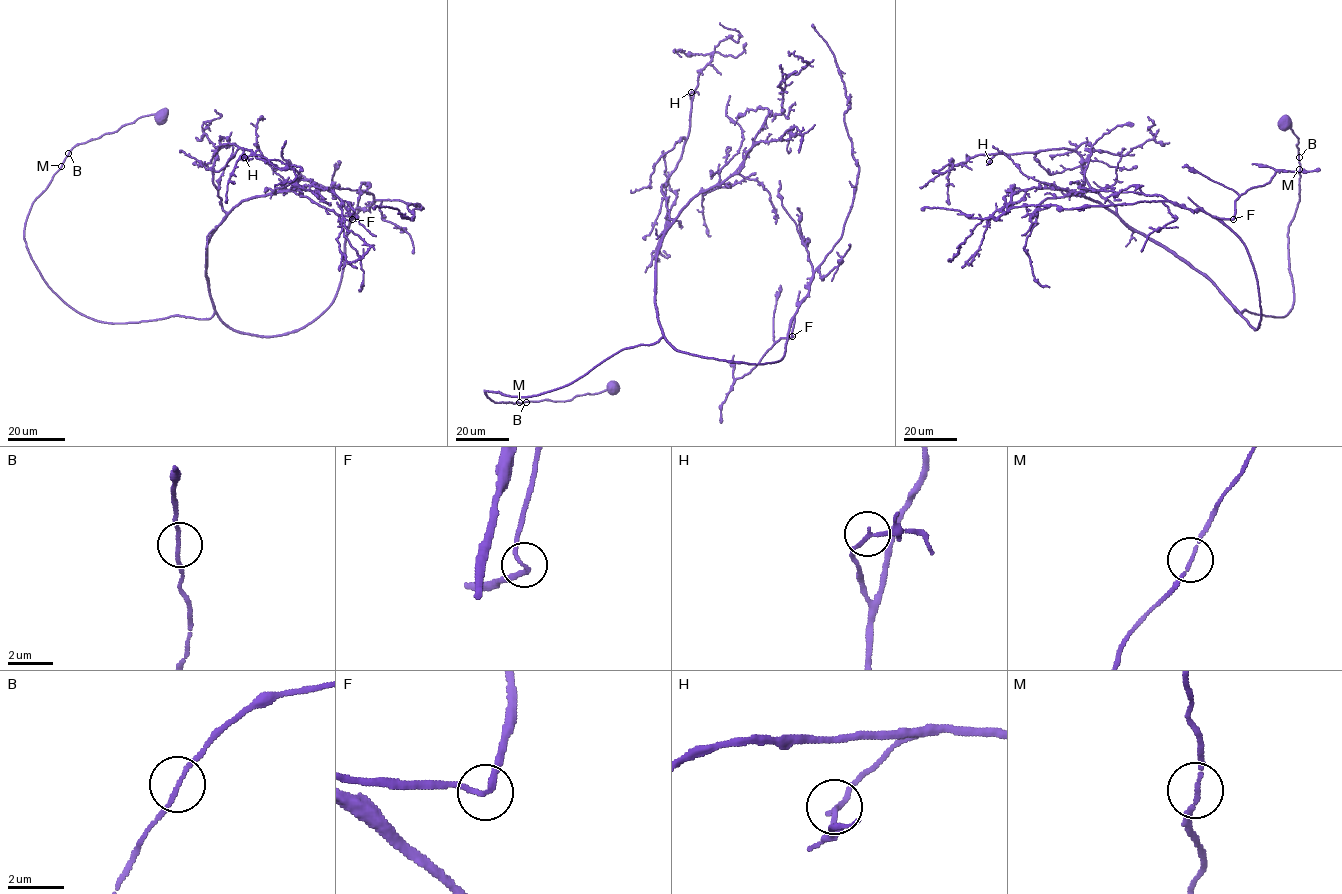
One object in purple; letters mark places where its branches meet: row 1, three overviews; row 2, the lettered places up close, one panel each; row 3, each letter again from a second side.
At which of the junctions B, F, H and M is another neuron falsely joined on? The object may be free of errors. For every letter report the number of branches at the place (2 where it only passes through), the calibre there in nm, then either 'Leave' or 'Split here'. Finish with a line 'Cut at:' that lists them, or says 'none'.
B: Branches: 2. Thickness 140 nm. Leave
F: Branches: 2. Thickness 180 nm. Leave
H: Branches: 2. Thickness 160 nm. Leave
M: Branches: 2. Thickness 140 nm. Leave
Cut at: none

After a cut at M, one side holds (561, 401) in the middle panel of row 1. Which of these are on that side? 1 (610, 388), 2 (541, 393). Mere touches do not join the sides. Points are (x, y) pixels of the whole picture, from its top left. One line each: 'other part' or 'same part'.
1: same part
2: other part

